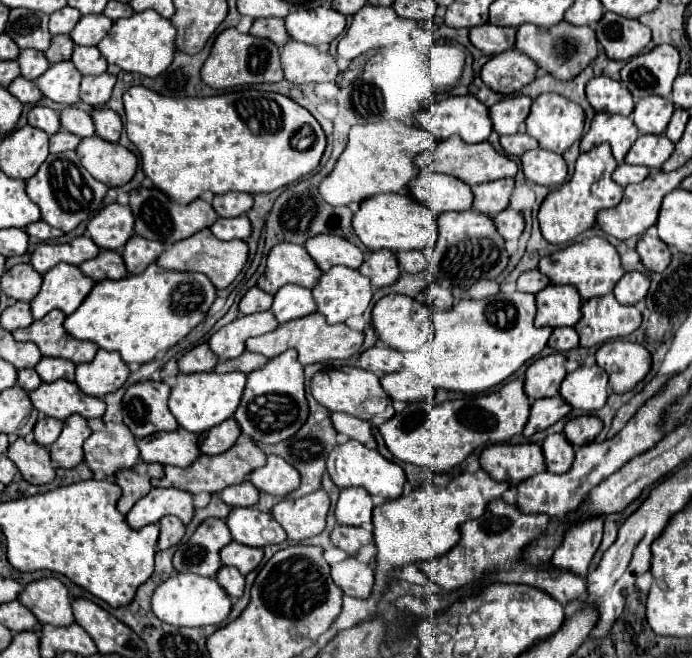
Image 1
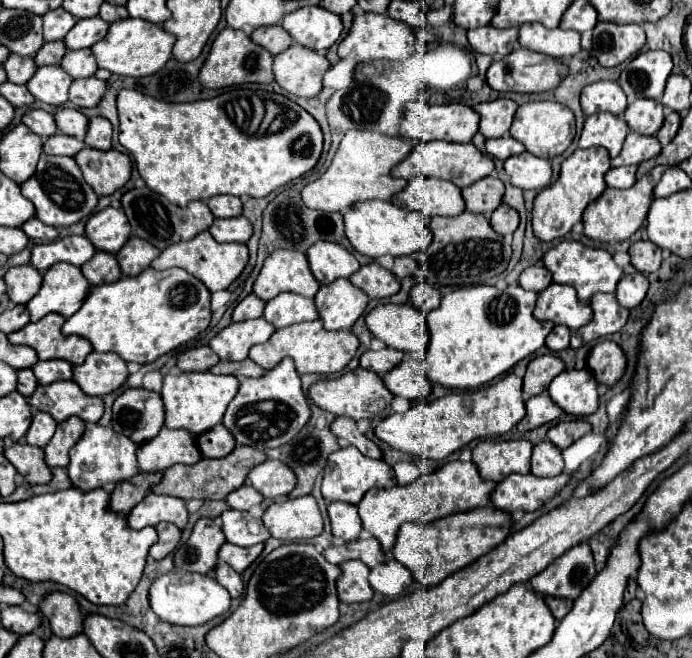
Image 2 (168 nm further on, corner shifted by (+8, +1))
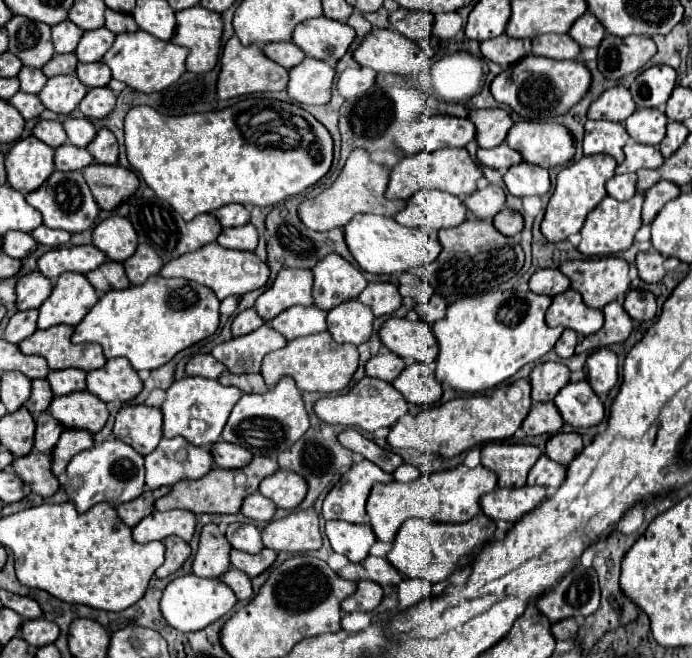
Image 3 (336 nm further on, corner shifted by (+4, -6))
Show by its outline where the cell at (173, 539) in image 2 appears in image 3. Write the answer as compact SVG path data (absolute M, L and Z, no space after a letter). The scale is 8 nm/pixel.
M169 536L165 540L165 548L167 548L165 562L163 562L161 568L157 568L157 572L155 572L157 578L165 578L165 576L177 572L183 566L183 562L189 558L189 554L191 554L189 544L183 542L183 540L179 540L177 536Z

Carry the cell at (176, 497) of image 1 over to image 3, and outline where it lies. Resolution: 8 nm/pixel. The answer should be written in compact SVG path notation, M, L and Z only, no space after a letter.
M189 510L153 512L133 528L133 538L141 544L153 540L165 540L167 536L179 536L185 542L191 542L195 534L195 526L197 526L197 518Z

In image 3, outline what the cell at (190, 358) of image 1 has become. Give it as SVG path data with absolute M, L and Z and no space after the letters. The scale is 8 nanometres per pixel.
M195 354L185 366L185 372L189 376L203 376L203 378L219 378L223 370L225 366L217 362L211 354Z

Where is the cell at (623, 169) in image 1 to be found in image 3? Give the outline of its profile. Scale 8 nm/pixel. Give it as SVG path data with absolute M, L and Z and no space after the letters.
M637 174L613 176L611 180L607 180L607 194L619 202L629 200L635 196L635 184L637 184Z

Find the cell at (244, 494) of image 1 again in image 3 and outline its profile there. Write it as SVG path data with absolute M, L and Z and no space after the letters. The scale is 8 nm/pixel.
M253 492L251 496L247 496L241 506L241 514L253 522L269 522L273 518L275 510L277 510L275 504L259 492Z

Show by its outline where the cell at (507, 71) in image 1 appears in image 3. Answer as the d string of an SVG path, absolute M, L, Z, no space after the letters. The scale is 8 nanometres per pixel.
M529 54L517 64L505 68L491 82L491 94L499 104L509 106L525 120L547 122L553 120L555 116L559 118L567 114L579 100L583 100L583 96L589 90L589 84L591 84L591 72L579 60L563 62L563 60L551 60L551 58Z

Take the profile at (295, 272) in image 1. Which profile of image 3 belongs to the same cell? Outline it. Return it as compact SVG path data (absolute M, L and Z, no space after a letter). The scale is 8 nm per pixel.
M283 268L277 276L277 280L267 288L255 302L257 314L263 318L263 322L271 322L275 316L279 316L283 310L299 304L299 306L311 306L311 286L313 286L313 274L307 270L291 270Z

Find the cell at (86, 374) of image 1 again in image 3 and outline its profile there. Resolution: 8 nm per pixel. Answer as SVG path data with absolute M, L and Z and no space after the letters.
M113 358L113 360L107 360L107 364L103 368L87 372L87 390L91 394L99 396L103 402L115 402L115 400L129 402L143 390L143 382L125 358Z

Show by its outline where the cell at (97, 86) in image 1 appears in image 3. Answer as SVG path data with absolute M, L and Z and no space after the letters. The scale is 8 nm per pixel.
M103 86L103 88L91 88L87 92L87 96L81 100L79 110L87 116L87 118L105 118L117 102L117 94Z

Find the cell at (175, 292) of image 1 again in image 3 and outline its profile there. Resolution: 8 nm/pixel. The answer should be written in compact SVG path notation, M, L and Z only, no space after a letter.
M151 276L141 286L111 290L99 298L85 320L75 328L73 342L101 344L105 358L127 358L135 370L155 370L177 352L201 342L219 328L219 300L201 284Z

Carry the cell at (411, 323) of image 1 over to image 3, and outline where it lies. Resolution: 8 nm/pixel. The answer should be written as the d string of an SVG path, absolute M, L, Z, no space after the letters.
M389 318L381 326L381 342L401 358L415 358L417 362L435 368L437 360L437 340L433 338L433 330L423 320L407 320L407 318Z

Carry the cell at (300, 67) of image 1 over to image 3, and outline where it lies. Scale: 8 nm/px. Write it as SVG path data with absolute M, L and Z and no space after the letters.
M305 58L289 70L289 98L299 104L327 104L331 100L331 86L335 68L323 60Z

